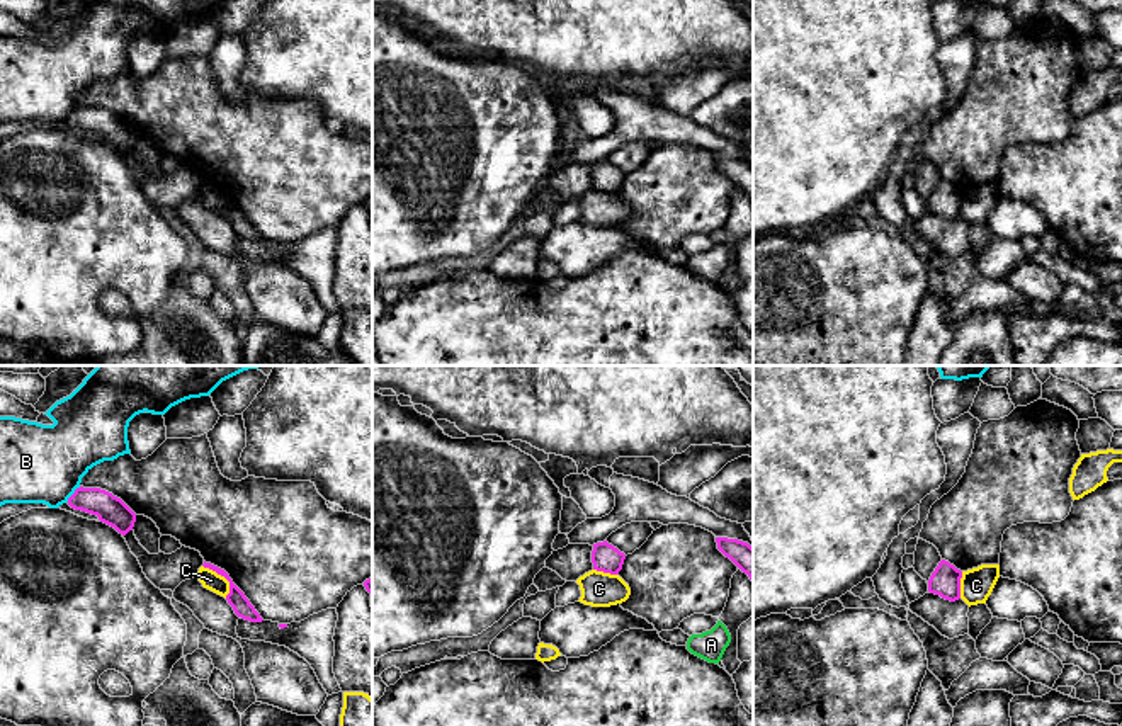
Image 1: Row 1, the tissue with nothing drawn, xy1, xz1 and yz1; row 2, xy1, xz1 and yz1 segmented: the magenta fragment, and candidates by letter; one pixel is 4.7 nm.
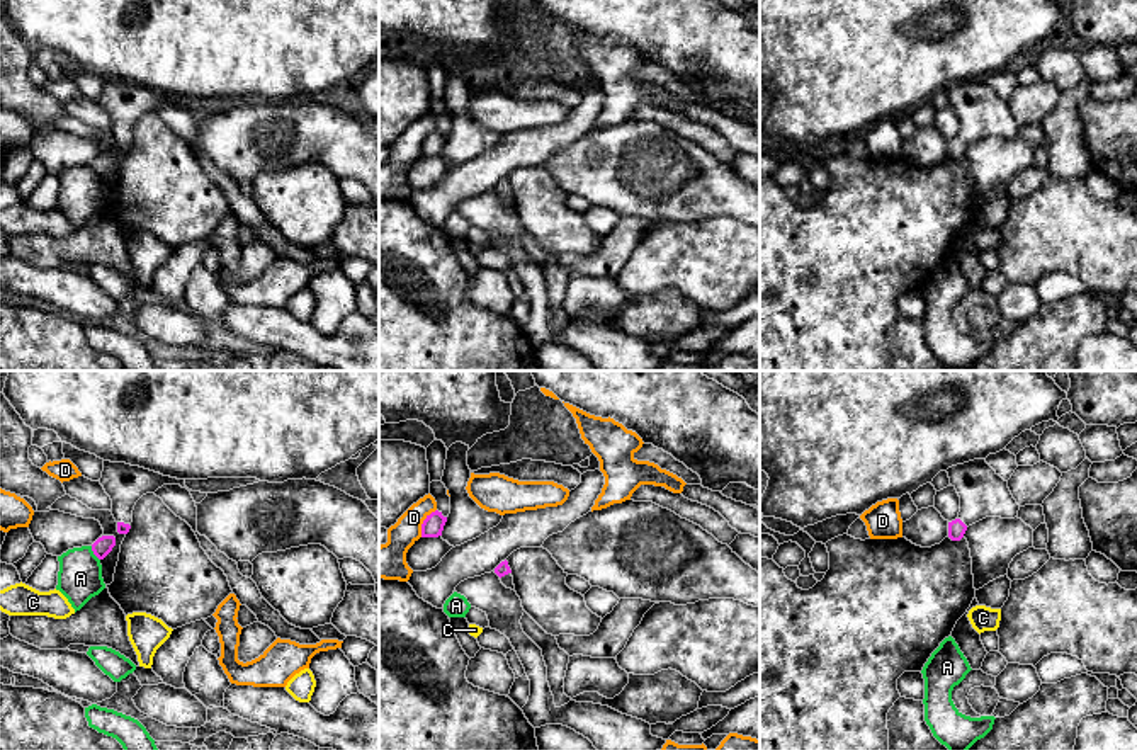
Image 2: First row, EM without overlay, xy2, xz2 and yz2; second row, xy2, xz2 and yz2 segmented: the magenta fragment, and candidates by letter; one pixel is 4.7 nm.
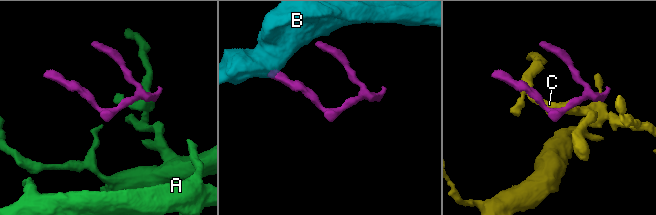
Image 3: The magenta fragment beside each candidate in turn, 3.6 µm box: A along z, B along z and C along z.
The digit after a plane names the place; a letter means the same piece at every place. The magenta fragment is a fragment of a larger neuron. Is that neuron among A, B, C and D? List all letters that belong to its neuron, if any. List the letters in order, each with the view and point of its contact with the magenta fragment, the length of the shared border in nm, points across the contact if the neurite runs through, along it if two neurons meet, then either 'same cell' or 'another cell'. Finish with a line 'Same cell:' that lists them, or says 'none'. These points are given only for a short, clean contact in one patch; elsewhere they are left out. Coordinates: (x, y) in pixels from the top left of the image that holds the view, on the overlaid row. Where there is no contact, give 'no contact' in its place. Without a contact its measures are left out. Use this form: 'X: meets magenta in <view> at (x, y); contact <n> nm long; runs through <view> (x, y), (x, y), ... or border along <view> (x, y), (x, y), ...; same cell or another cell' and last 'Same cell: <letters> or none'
A: meets magenta in xy2 at (94, 553); contact 80 nm long; border along xy2 (90, 546), (99, 560); another cell
B: meets magenta in xy1 at (73, 493); contact 100 nm long; border along xy1 (80, 487), (67, 500); another cell
C: meets magenta in xy1 at (223, 575); contact 200 nm long; border along xy1 (203, 565), (228, 582), (226, 597); another cell
D: meets magenta in xz2 at (424, 522); contact 150 nm long; border along xz2 (435, 509), (424, 521), (420, 536); another cell
Same cell: none

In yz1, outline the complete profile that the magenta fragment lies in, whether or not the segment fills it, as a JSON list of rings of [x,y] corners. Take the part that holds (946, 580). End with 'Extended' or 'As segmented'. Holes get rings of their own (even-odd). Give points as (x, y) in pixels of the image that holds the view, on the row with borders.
[[[942,559],[928,580],[928,592],[955,602],[960,598],[960,578],[962,571]]]. As segmented

